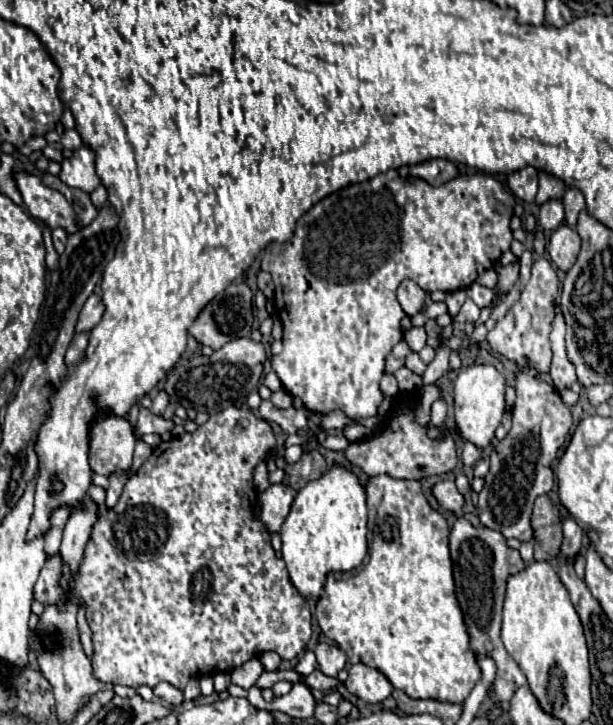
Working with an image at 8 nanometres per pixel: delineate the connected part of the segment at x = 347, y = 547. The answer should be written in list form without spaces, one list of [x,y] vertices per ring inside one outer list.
[[[330,466],[324,476],[310,480],[298,490],[290,514],[282,524],[282,558],[286,562],[292,584],[298,592],[308,598],[318,598],[324,590],[324,578],[328,572],[354,570],[362,564],[368,542],[366,542],[366,490],[358,476],[340,466]]]

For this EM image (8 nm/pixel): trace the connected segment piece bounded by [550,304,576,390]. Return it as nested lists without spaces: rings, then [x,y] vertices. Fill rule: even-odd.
[[[554,306],[554,320],[552,320],[552,332],[550,332],[550,346],[552,346],[552,368],[550,368],[550,378],[558,390],[568,388],[570,384],[576,382],[574,366],[566,358],[566,348],[564,348],[564,318],[560,314],[560,306]]]

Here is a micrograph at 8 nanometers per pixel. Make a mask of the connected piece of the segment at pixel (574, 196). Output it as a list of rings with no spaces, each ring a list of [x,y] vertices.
[[[568,186],[566,192],[564,192],[562,202],[564,202],[564,208],[566,208],[566,224],[574,228],[580,210],[586,206],[584,194],[580,194],[580,190],[576,190],[574,186]]]

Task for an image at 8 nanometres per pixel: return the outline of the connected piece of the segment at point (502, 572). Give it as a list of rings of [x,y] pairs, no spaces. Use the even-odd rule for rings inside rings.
[[[466,514],[458,518],[450,530],[450,554],[454,564],[454,584],[456,584],[456,598],[460,610],[464,614],[464,622],[468,626],[470,636],[470,650],[476,658],[492,658],[496,662],[496,678],[492,684],[492,702],[504,704],[512,698],[512,694],[526,684],[526,676],[506,652],[500,640],[500,626],[502,626],[502,604],[506,594],[506,580],[512,574],[524,570],[524,562],[518,550],[506,546],[506,538],[482,526],[476,516]]]

